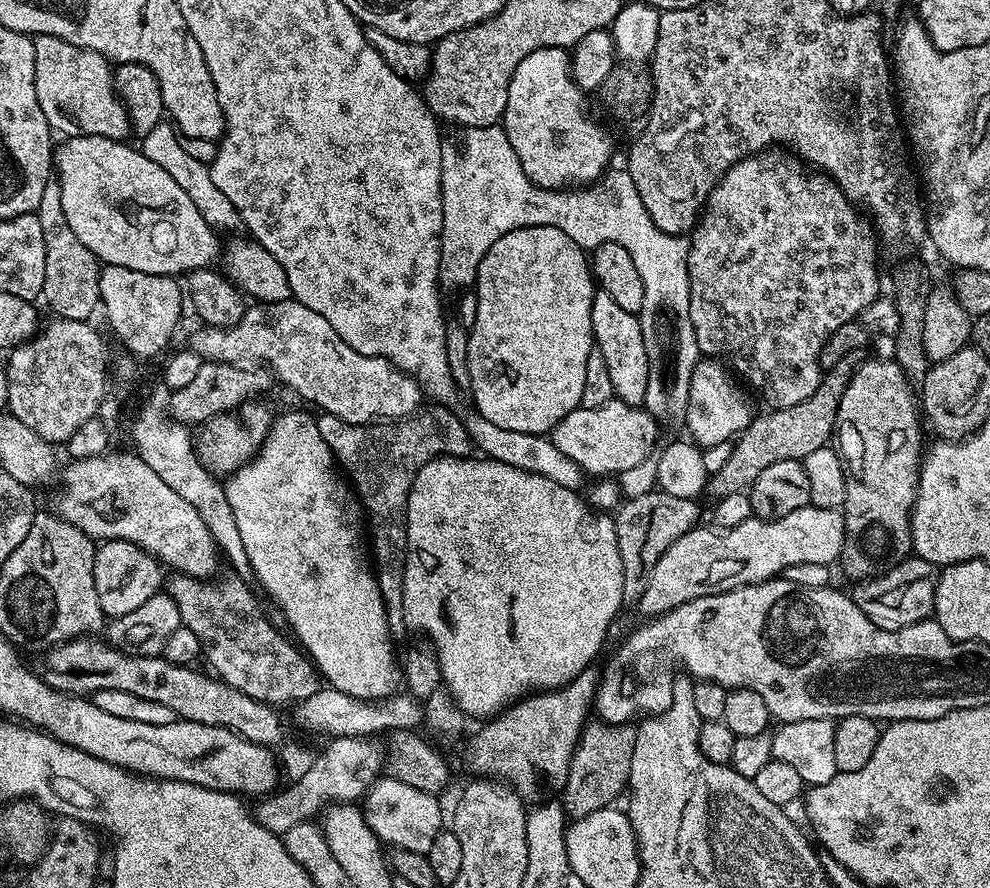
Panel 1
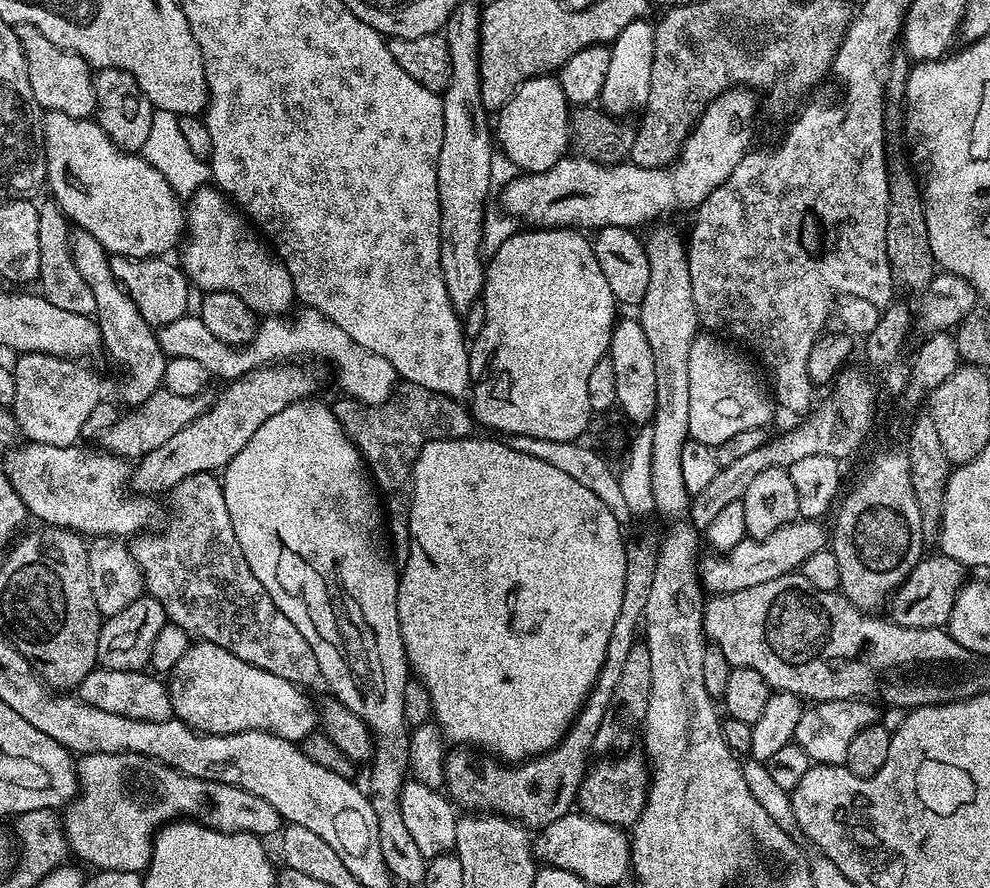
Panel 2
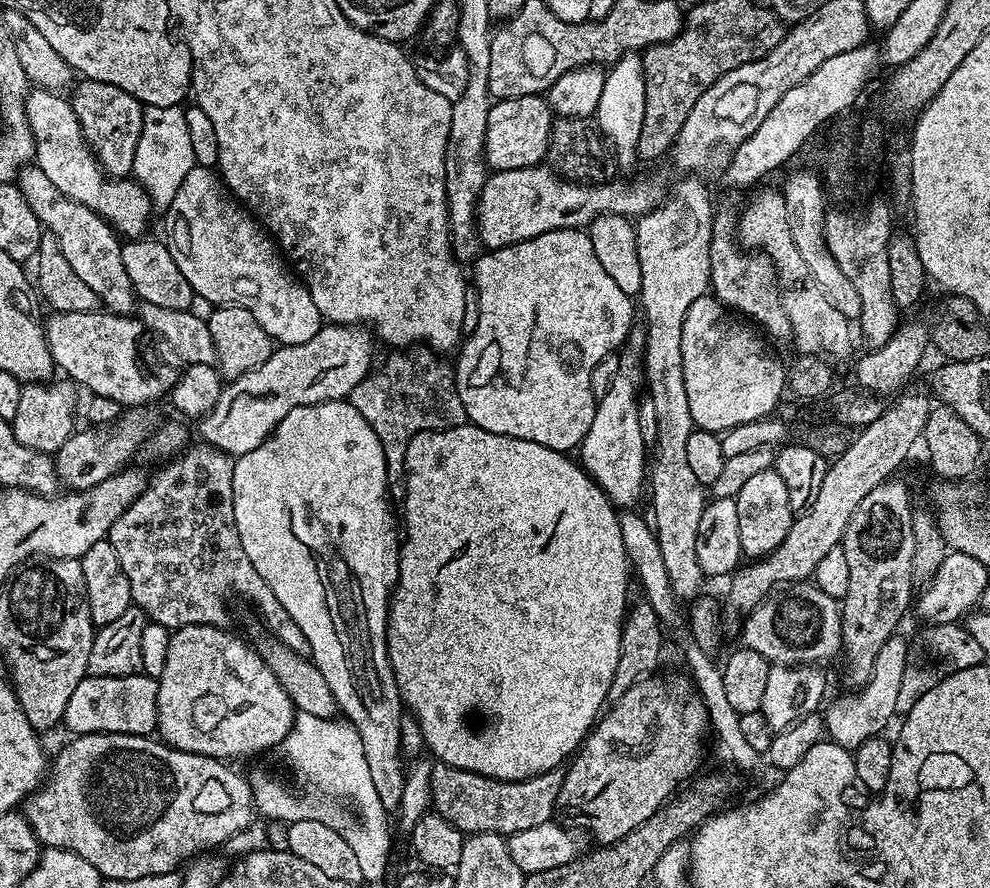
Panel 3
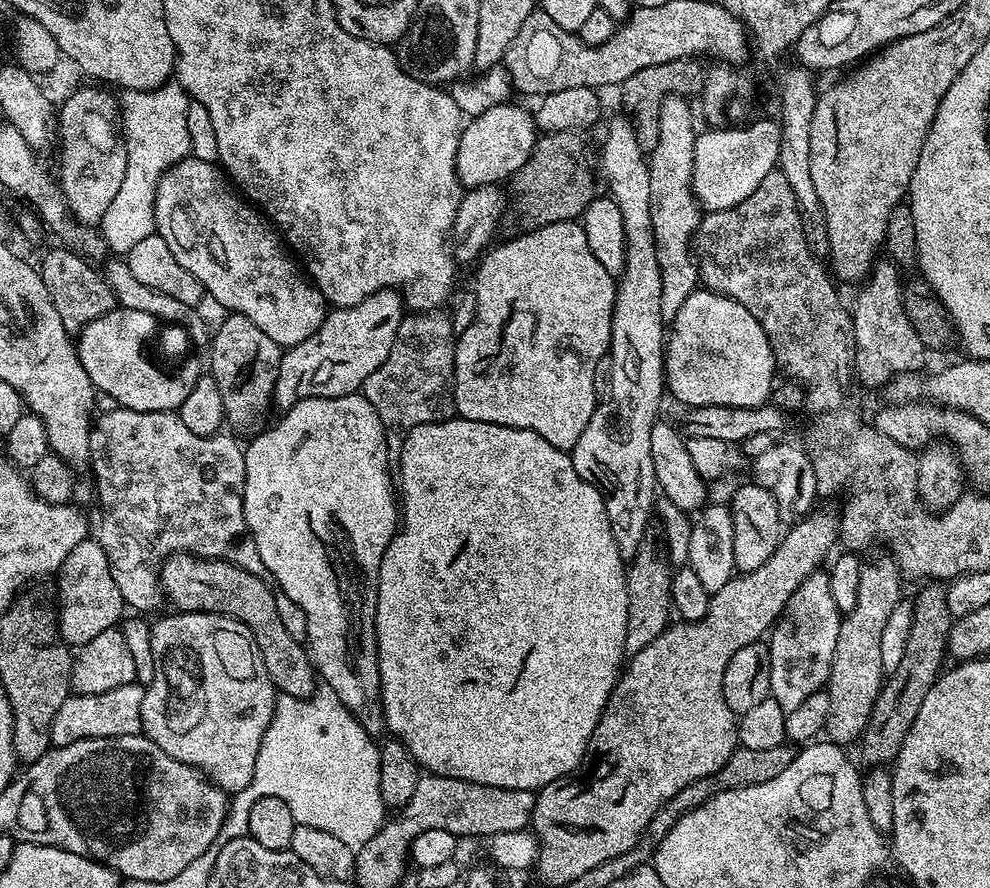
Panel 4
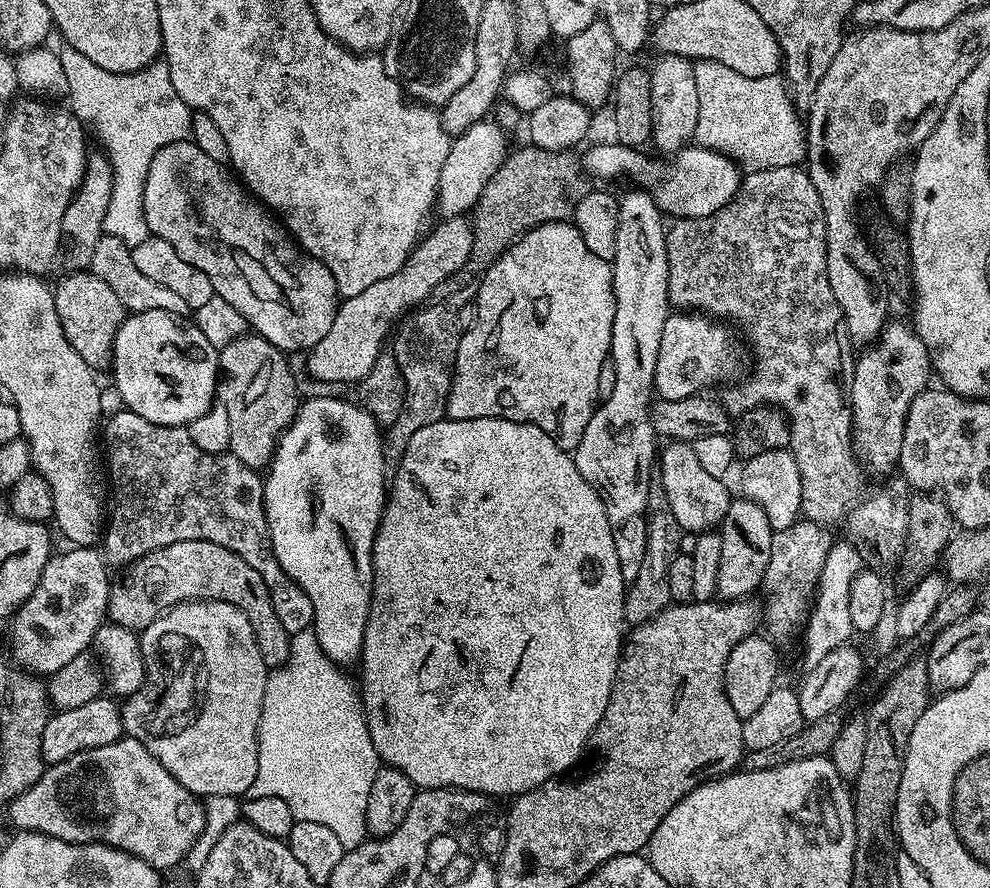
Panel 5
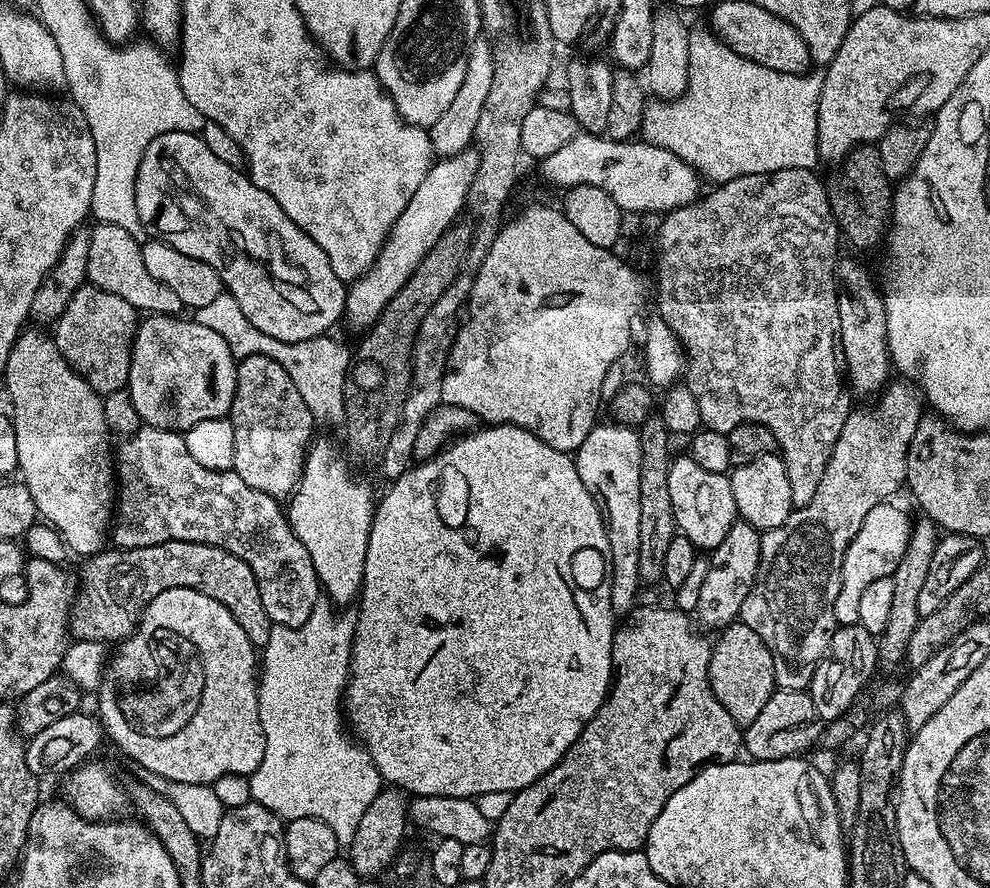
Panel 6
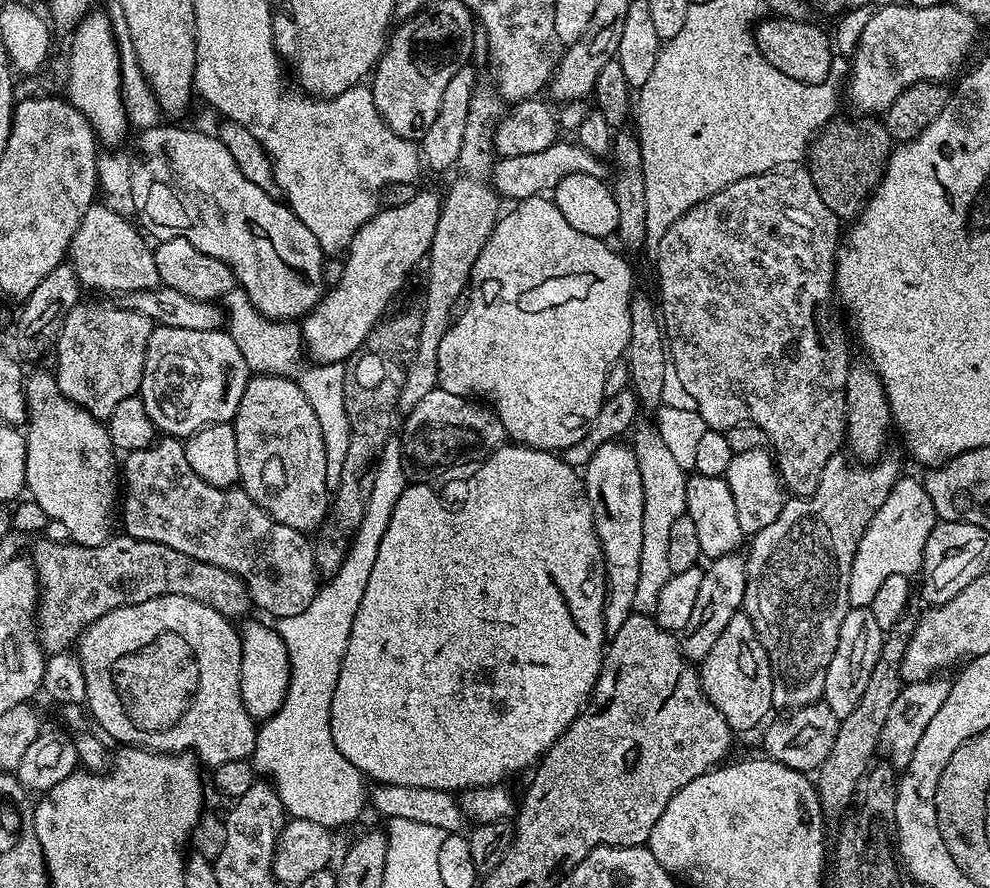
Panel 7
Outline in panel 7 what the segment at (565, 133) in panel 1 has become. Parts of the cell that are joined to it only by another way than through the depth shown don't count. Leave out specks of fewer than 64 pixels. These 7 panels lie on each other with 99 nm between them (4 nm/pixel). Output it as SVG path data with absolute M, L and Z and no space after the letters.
M420 192L417 196L409 198L405 204L397 208L381 207L376 215L365 222L354 234L346 249L348 261L336 280L336 285L329 287L320 303L314 311L303 317L303 347L307 355L317 364L339 364L347 361L359 348L362 342L376 328L381 320L385 319L389 311L388 303L400 292L400 287L408 280L408 272L416 268L416 263L423 261L432 251L432 239L434 230L438 230L438 218L440 217L441 197L432 192Z

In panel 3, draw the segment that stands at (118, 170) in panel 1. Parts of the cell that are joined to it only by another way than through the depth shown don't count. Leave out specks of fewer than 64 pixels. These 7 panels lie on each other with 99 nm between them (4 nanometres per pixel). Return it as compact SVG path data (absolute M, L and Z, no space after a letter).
M33 89L24 99L26 118L35 140L34 162L46 178L67 197L98 212L119 235L141 237L152 215L152 202L140 184L130 178L107 180L88 148L81 132L81 124L74 114L71 101L57 91Z

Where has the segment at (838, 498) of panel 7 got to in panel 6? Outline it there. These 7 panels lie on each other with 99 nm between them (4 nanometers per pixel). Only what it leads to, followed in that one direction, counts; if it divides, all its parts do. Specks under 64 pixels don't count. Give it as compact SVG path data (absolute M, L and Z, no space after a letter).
M896 378L885 387L884 391L879 393L865 408L856 408L853 412L849 411L844 417L844 425L838 434L838 438L834 442L832 452L824 461L824 473L818 482L818 490L814 490L814 498L810 498L810 502L801 508L793 507L792 512L786 518L786 522L782 522L782 526L771 528L770 531L763 533L760 537L760 565L758 566L758 574L756 575L756 584L748 589L748 597L746 602L742 602L742 610L739 619L746 626L750 626L750 630L754 630L754 634L758 634L758 638L762 638L762 642L766 642L766 646L772 652L772 661L774 662L774 678L776 679L776 688L786 691L805 691L811 685L814 678L814 670L820 665L820 660L828 654L828 644L832 640L832 634L836 631L838 625L836 623L836 615L834 614L834 602L838 596L840 589L840 567L844 561L844 552L848 548L850 542L854 538L854 534L858 532L862 526L862 522L866 518L866 514L870 514L870 510L874 510L874 506L885 503L895 494L899 488L903 489L906 484L906 458L908 457L908 447L910 446L910 438L914 438L914 430L916 423L922 415L922 396L918 391L915 383L907 384L907 379Z

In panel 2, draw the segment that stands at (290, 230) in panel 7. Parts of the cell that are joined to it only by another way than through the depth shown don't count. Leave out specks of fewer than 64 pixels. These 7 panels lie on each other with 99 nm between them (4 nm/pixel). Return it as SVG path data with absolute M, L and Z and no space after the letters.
M215 186L199 188L187 201L186 235L182 240L183 248L184 275L195 287L203 289L204 292L238 294L238 298L242 298L242 302L246 302L246 306L250 306L253 312L270 316L287 313L289 311L287 308L296 300L296 291L284 263L280 261L279 256L270 251L269 245L261 239L257 229L241 215L237 205Z

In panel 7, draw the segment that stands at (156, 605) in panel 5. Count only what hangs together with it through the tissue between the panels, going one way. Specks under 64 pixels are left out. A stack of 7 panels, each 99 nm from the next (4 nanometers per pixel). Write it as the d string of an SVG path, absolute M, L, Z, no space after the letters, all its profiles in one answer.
M127 534L113 535L112 539L102 546L82 546L61 540L44 540L36 549L35 547L31 549L32 553L30 552L36 575L40 577L38 639L45 653L69 651L79 640L80 635L110 610L127 604L141 604L159 596L178 594L186 598L194 598L198 602L209 604L211 608L218 610L218 614L229 618L247 617L248 608L253 607L248 585L242 583L234 574L230 574L230 570L222 570L222 566L198 562L198 558L190 558L190 554L170 550L170 546L135 540L133 536Z

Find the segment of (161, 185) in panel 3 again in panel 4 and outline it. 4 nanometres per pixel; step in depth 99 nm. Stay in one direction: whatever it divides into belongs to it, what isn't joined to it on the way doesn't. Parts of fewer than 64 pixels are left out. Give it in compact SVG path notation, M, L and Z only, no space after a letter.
M169 82L154 90L124 90L119 93L120 122L122 125L122 147L126 150L126 179L118 190L114 202L110 202L106 214L102 214L98 231L104 238L107 251L112 254L127 254L142 238L150 238L156 230L154 202L158 182L164 172L190 155L190 133L186 127L186 110L190 97L182 85Z

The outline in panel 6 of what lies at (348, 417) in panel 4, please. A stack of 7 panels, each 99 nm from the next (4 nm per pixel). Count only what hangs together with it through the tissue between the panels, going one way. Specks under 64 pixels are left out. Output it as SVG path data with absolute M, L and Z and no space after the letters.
M313 439L304 457L304 469L300 472L300 481L287 501L286 515L288 525L294 530L298 542L306 546L310 562L314 562L314 570L320 579L321 589L327 595L329 592L336 600L355 601L360 595L373 511L374 496L372 500L371 490L348 469L347 462L336 453L335 446L328 440Z

